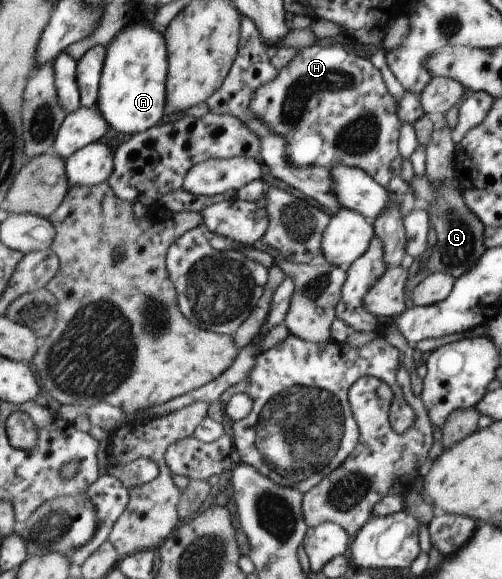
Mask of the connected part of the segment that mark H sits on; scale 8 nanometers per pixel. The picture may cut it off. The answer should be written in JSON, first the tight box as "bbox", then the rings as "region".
{"bbox":[250,44,400,189],"region":[[[312,44],[299,48],[290,63],[282,66],[277,72],[274,80],[262,84],[262,88],[256,90],[250,110],[254,112],[256,119],[266,124],[274,134],[284,138],[286,160],[290,162],[290,166],[316,166],[327,169],[336,164],[356,166],[386,189],[386,182],[400,174],[400,154],[396,148],[400,122],[396,118],[396,104],[386,92],[380,72],[370,64],[370,60],[352,54],[350,48],[339,44]]]}

